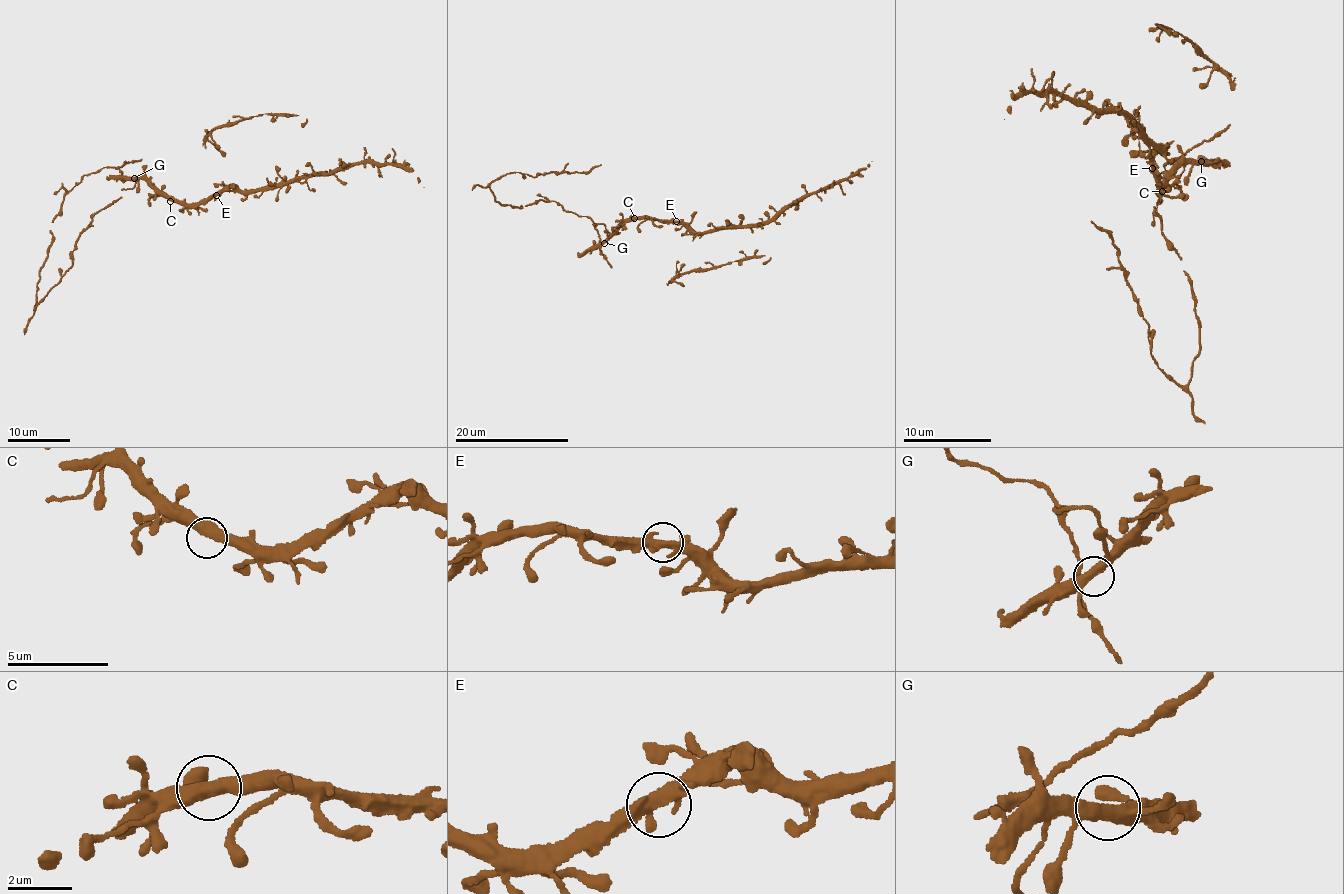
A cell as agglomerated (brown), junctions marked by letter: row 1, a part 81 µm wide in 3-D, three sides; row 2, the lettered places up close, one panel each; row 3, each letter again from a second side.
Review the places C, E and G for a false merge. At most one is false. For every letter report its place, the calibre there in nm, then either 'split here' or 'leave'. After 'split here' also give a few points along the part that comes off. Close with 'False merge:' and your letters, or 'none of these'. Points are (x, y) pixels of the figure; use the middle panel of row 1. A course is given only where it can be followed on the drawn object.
C: at (634, 218); 460 nm thick; leave
E: at (676, 221); 360 nm thick; leave
G: at (604, 243); 360 nm thick; leave
False merge: none of these

